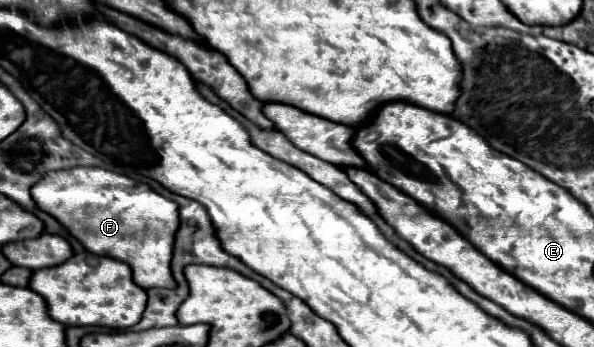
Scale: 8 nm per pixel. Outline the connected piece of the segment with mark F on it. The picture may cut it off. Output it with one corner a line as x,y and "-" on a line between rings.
68,168
48,172
32,188
40,210
54,216
88,252
130,264
134,282
142,288
174,288
170,272
174,234
180,226
178,204
144,182
104,168

